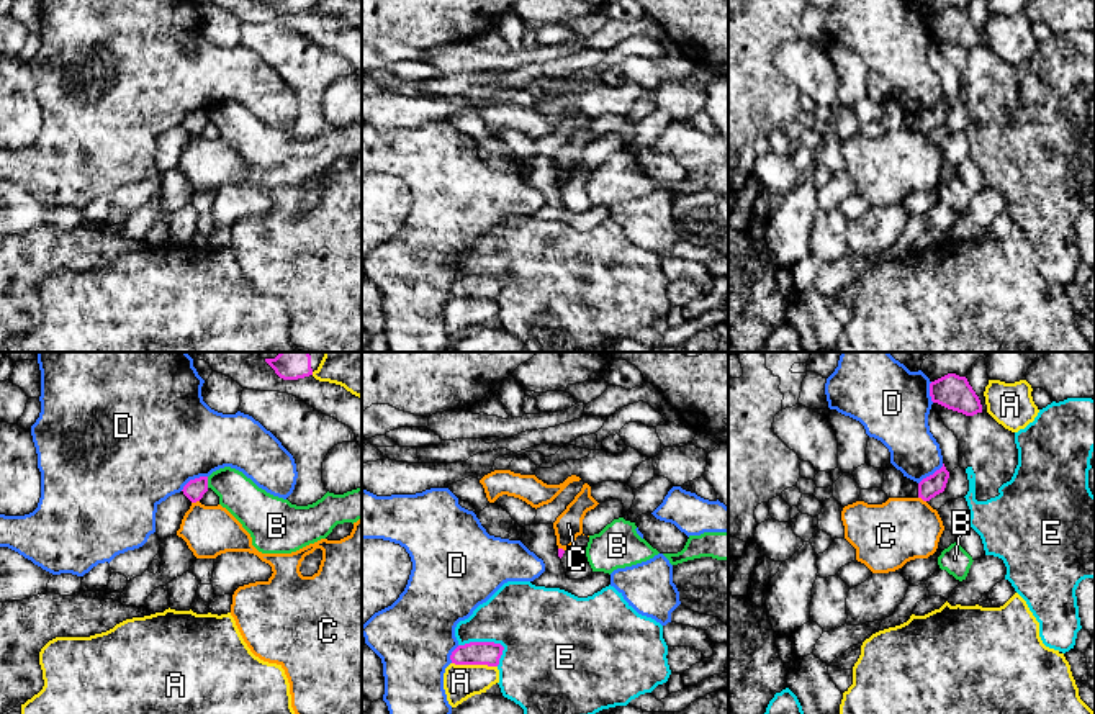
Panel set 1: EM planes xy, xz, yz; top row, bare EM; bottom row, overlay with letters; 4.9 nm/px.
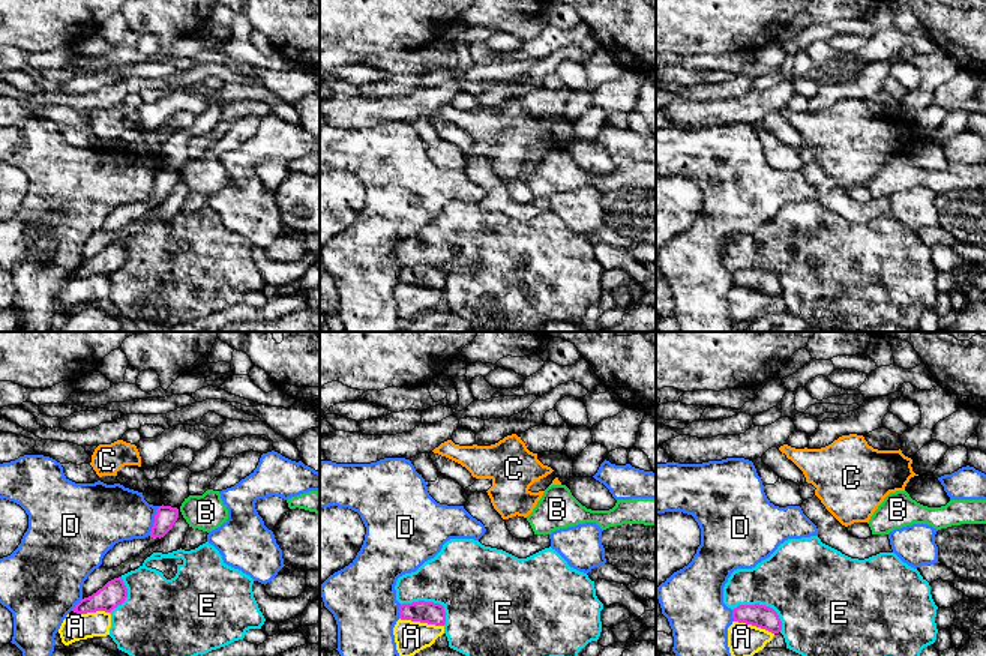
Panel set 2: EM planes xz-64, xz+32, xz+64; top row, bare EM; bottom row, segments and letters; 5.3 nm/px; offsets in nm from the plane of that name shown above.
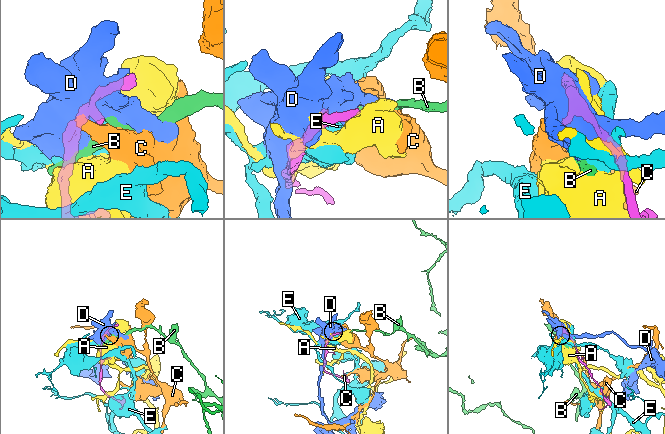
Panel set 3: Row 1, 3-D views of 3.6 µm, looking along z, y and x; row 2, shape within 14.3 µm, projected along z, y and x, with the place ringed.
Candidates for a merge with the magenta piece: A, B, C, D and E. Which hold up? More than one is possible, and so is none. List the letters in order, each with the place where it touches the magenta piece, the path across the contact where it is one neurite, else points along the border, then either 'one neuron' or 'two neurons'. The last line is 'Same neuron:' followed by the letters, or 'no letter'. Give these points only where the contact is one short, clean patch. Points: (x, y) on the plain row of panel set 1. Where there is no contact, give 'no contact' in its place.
A: contact xz (475, 297); two neurons
B: contact xy (207, 115); border xy (207, 110), (208, 120); two neurons
C: contact xy (195, 135); border xy (198, 133), (192, 136); two neurons
D: contact xy (195, 112); two neurons
E: contact xz (482, 275); two neurons
Same neuron: no letter

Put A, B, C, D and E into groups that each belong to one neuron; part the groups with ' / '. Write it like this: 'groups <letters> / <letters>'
groups A / B / C / D / E

